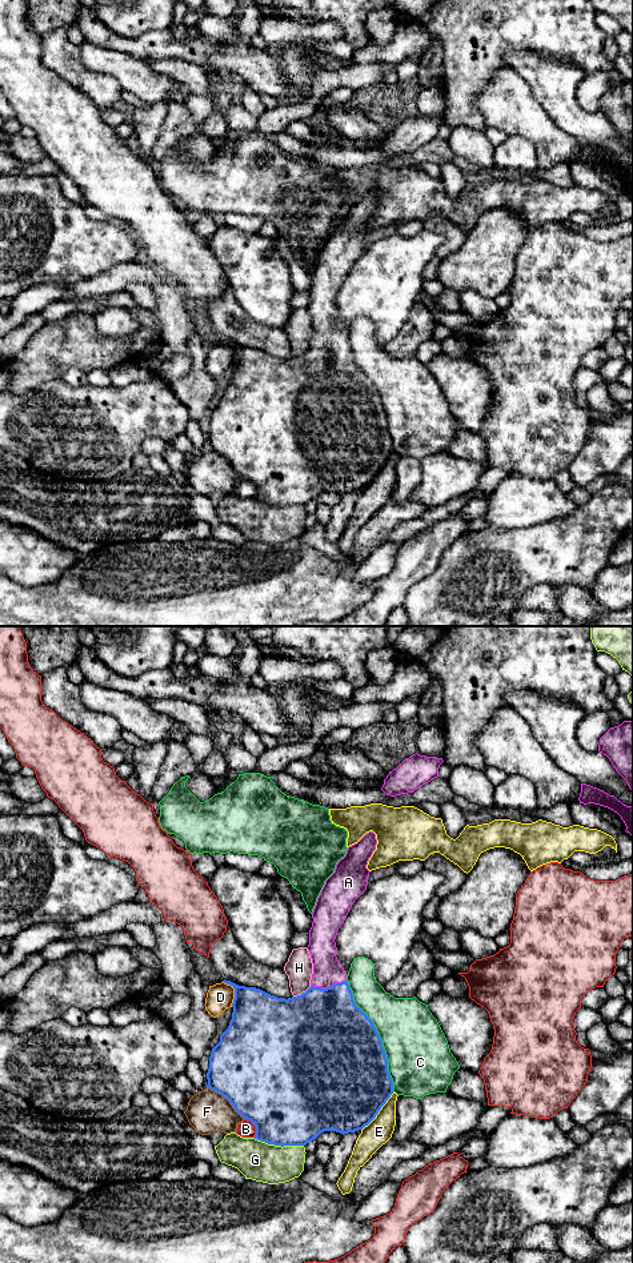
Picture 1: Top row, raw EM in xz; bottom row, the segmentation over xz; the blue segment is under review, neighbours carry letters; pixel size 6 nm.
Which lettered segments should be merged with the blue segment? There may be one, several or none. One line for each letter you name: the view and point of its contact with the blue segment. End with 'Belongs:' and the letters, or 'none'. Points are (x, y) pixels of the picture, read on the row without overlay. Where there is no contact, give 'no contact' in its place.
A: meets blue in xz at (328, 348)
Belongs: A

